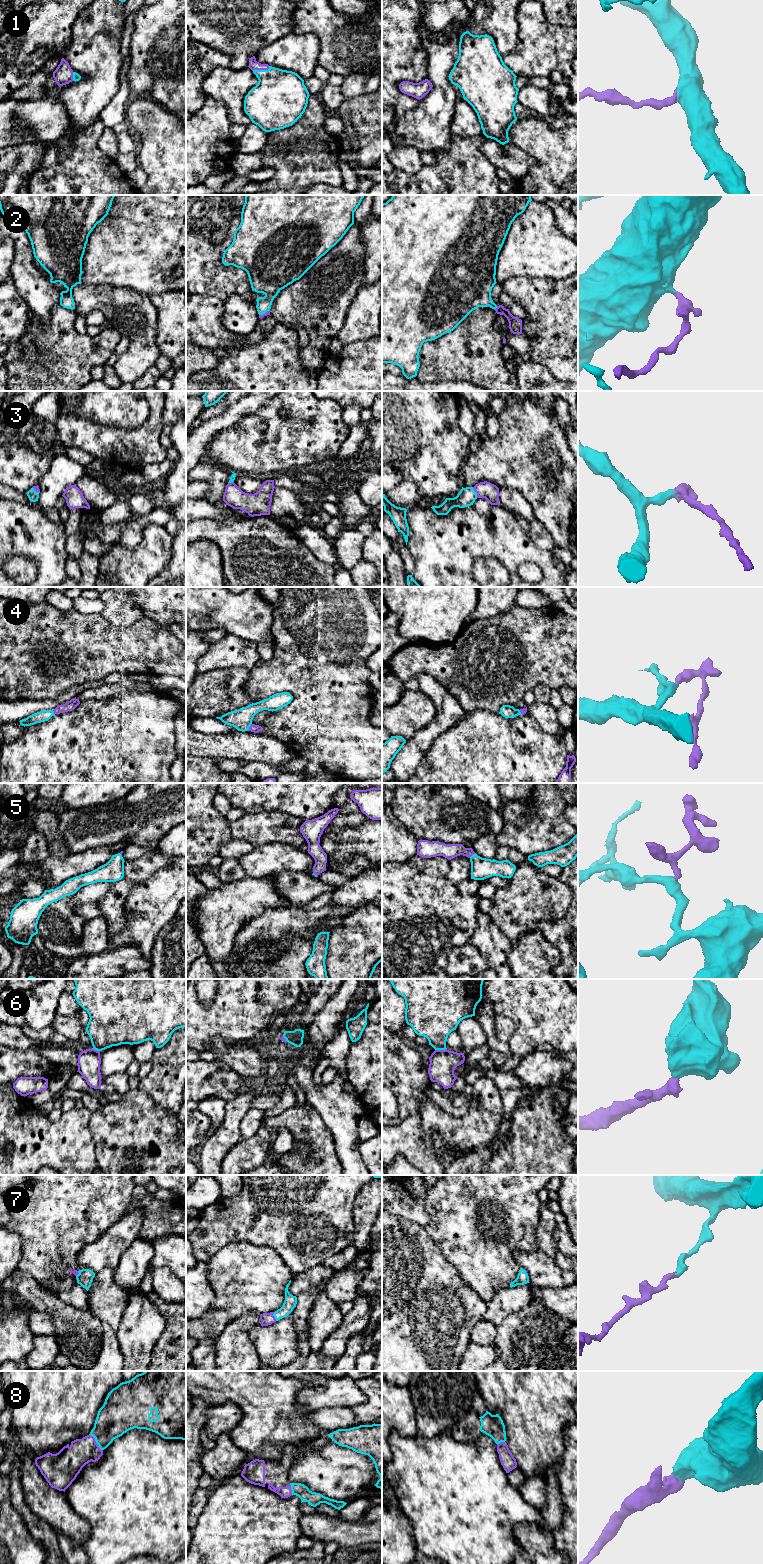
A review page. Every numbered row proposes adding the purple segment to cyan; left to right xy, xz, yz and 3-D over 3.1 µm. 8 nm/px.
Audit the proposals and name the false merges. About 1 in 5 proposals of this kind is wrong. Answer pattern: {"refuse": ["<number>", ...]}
{"refuse": ["6"]}

